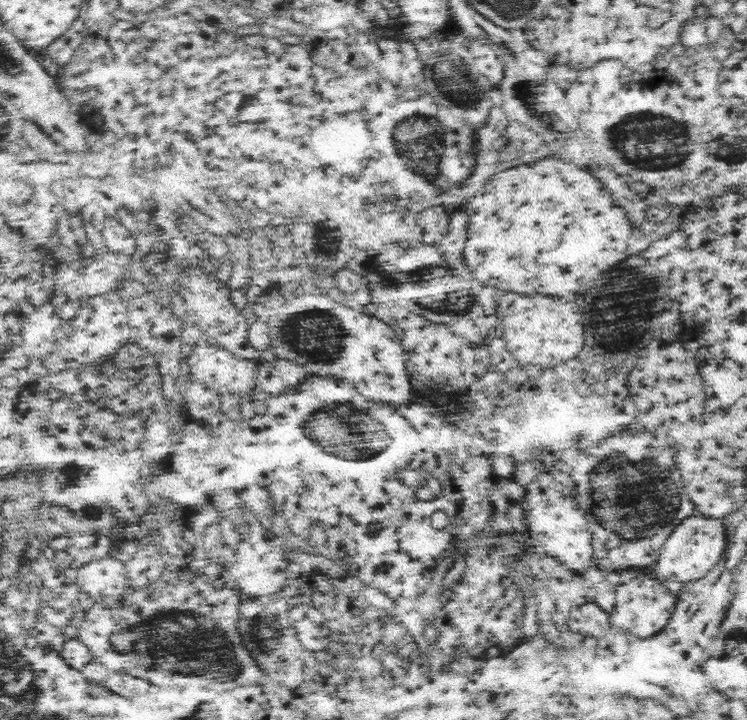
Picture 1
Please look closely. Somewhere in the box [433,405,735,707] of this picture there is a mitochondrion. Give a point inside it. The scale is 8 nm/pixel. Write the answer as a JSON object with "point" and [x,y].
{"point":[638,499]}

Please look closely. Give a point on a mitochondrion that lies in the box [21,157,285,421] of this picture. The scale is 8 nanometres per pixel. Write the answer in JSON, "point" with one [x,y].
{"point":[138,378]}

